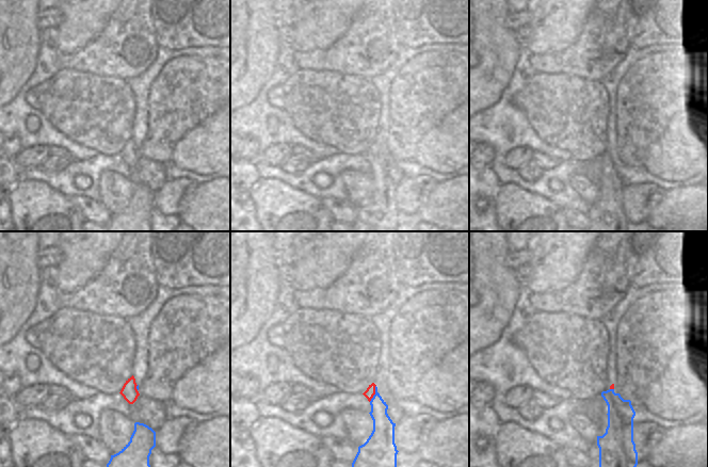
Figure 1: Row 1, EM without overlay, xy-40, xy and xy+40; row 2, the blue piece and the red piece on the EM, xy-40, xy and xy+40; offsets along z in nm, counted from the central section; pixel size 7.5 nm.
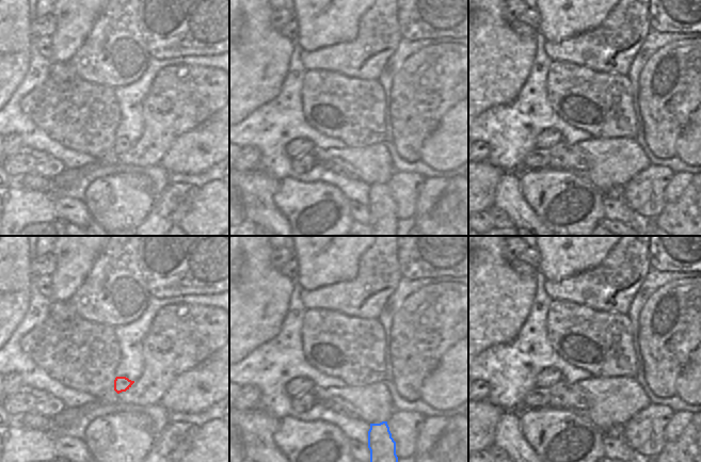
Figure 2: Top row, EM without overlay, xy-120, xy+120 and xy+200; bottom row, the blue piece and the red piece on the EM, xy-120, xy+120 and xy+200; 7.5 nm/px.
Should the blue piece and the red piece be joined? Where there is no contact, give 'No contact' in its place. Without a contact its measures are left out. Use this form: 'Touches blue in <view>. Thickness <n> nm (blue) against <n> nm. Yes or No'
Touches blue in xy. Thickness 160 nm (blue) against 70 nm. Yes

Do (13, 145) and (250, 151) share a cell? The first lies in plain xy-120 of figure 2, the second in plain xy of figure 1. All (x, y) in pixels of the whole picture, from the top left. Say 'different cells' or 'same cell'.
same cell

